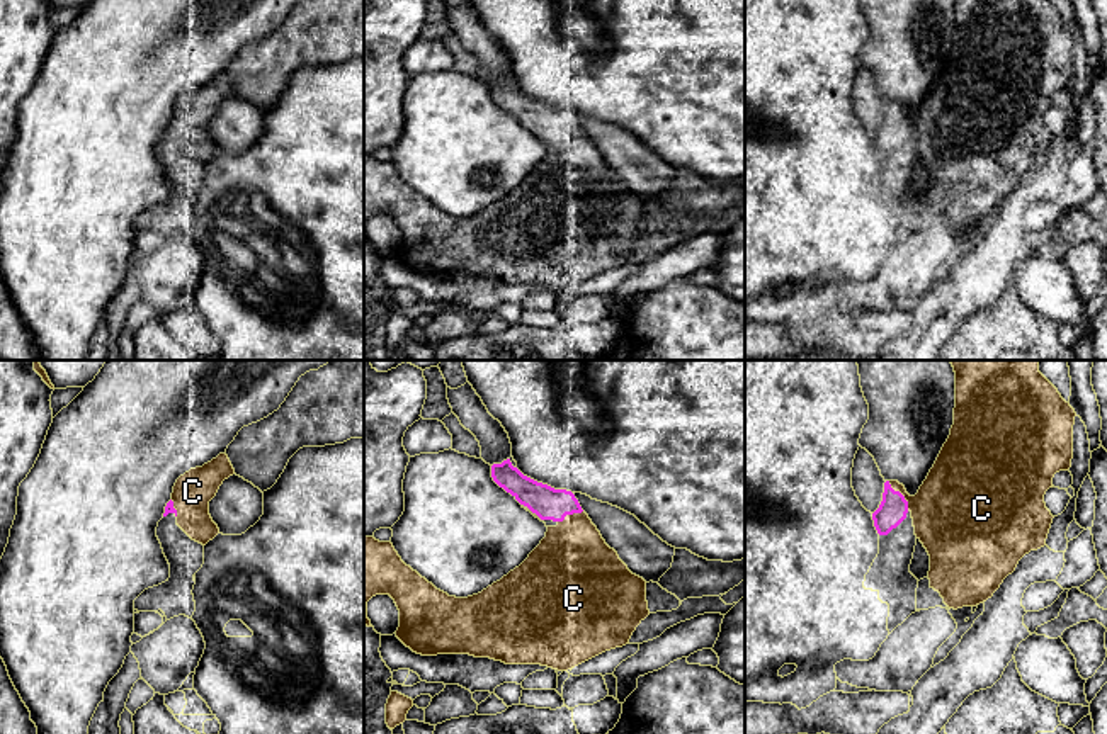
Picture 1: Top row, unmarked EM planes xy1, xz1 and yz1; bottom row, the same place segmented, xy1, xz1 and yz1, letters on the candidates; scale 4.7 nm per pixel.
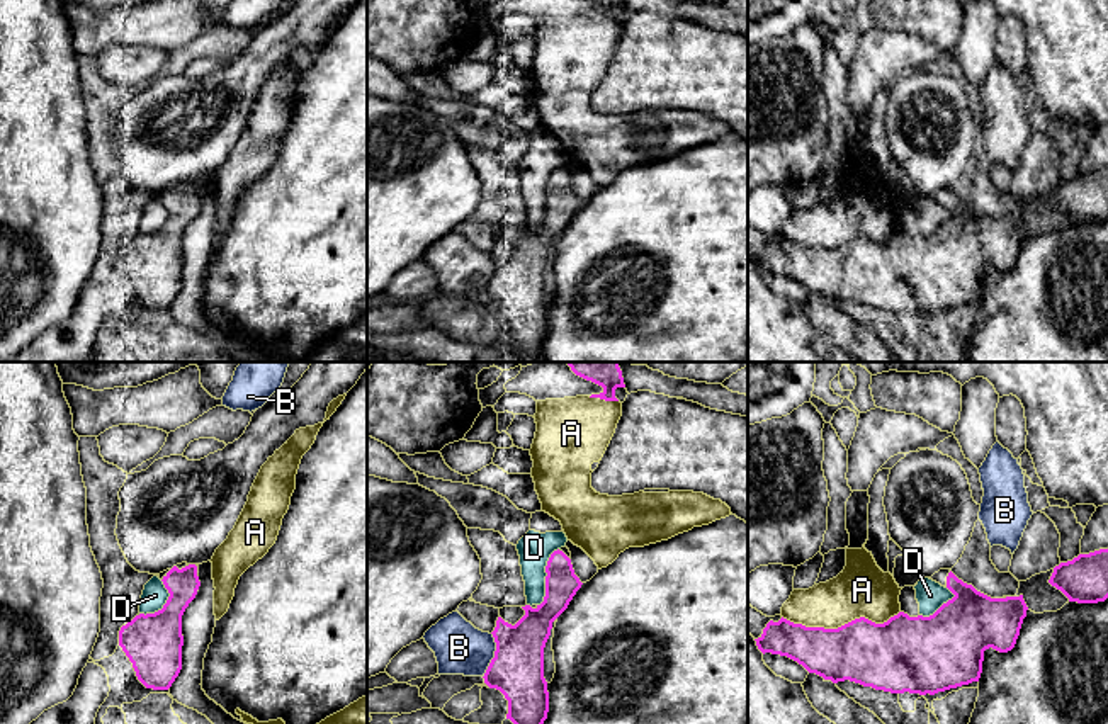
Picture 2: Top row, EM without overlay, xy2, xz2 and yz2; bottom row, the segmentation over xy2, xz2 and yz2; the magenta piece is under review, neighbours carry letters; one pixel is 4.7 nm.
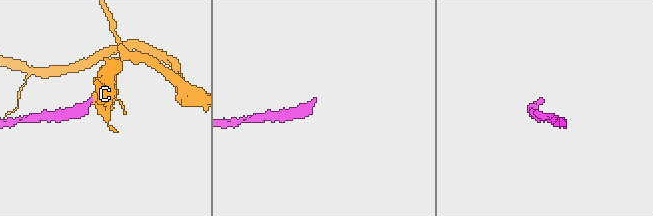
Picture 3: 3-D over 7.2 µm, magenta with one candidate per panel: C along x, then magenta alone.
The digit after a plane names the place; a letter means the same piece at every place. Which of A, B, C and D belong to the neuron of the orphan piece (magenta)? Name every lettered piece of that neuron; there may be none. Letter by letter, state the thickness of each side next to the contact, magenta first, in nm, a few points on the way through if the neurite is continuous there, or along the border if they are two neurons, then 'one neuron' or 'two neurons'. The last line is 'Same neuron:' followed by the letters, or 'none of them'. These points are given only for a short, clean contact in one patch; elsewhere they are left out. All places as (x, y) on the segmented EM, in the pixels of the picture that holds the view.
A: 320/260 nm | two neurons
B: 260/240 nm | two neurons
C: 140/380 nm | one neuron
D: 160/160 nm | along xz2 (558, 548), (548, 561), (546, 595), (537, 605) | two neurons
Same neuron: C

